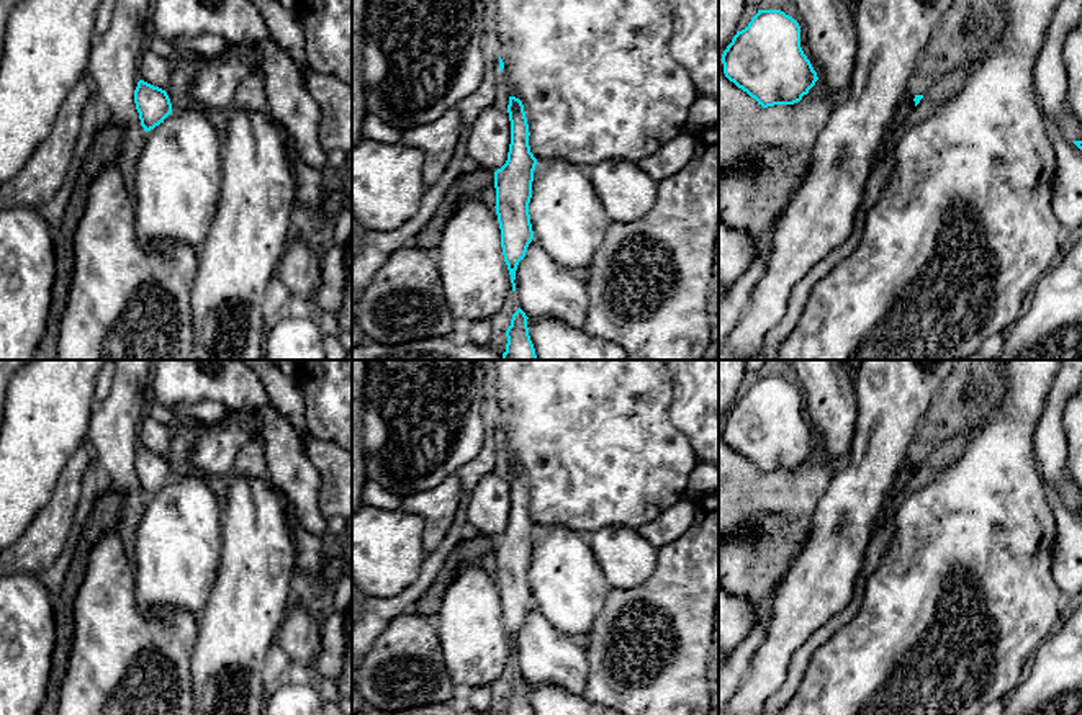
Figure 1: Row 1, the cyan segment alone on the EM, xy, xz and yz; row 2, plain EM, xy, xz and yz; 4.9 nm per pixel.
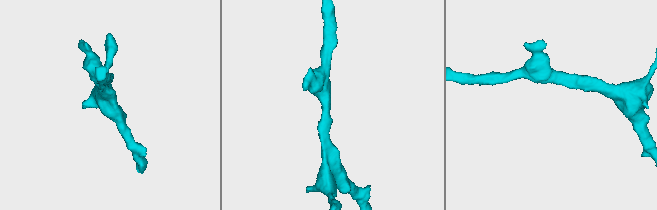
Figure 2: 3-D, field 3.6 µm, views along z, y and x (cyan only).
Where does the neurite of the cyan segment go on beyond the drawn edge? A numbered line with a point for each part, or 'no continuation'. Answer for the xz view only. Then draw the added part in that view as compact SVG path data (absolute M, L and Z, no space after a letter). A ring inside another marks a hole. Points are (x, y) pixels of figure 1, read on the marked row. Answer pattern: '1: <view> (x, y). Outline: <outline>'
no continuation

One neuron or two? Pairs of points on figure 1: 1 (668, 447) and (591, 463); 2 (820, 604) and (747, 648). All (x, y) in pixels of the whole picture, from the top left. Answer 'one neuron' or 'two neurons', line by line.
1: one neuron
2: two neurons

